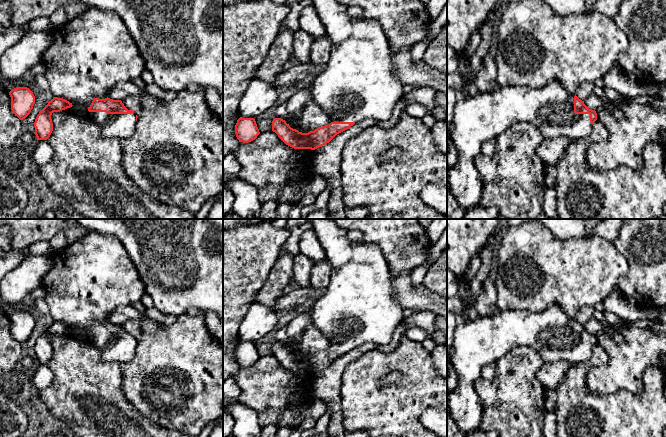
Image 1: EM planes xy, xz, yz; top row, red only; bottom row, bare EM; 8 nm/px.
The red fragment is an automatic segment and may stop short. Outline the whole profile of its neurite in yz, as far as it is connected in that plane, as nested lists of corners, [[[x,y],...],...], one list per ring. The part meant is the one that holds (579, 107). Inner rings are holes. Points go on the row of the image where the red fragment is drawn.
[[[553,82],[540,89],[531,89],[522,86],[502,87],[493,93],[476,92],[469,98],[458,95],[454,107],[451,126],[451,140],[459,152],[459,161],[450,169],[448,185],[451,194],[455,197],[457,203],[465,211],[478,205],[482,194],[482,179],[475,166],[475,158],[483,153],[487,156],[493,156],[496,147],[496,137],[503,133],[512,124],[518,122],[529,122],[534,125],[542,134],[544,139],[555,137],[567,137],[571,140],[588,138],[592,131],[592,124],[597,120],[595,110],[589,109],[584,101],[576,95],[569,95],[557,82]]]

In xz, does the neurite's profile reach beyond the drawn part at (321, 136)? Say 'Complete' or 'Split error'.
Split error

